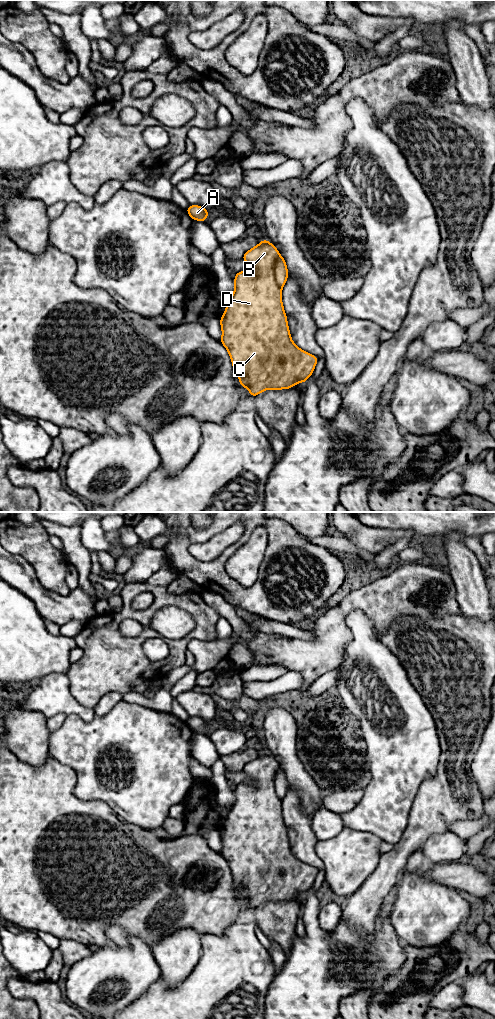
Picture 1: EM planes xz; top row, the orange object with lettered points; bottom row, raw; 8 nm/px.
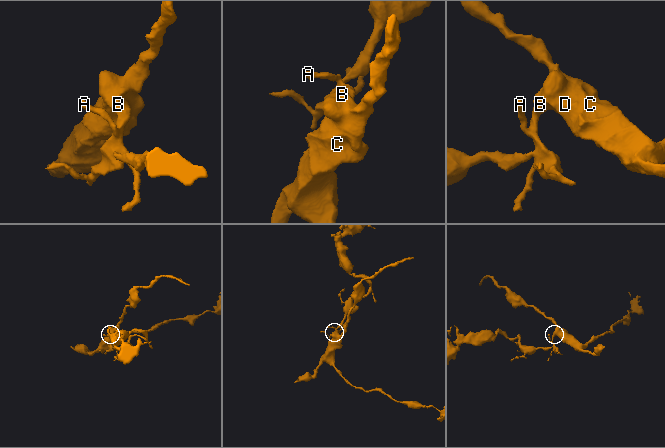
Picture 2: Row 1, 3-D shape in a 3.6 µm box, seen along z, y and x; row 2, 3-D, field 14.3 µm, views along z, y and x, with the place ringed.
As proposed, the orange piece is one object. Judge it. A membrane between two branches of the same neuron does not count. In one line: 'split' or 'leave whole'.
split

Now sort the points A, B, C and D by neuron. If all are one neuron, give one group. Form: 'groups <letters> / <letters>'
groups A / B C D

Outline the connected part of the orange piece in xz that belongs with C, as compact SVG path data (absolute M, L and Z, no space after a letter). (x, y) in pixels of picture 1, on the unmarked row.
M265 751L243 767L242 771L254 782L236 785L234 804L220 831L222 840L220 854L229 864L234 886L240 889L240 897L247 900L252 909L268 901L289 901L295 896L306 894L318 873L318 869L298 860L291 851L287 828L282 816L282 800L275 792L274 779L278 768L277 760Z

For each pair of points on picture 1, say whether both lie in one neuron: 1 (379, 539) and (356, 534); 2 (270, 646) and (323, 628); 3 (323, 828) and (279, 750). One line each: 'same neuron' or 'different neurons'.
1: same neuron
2: same neuron
3: different neurons

